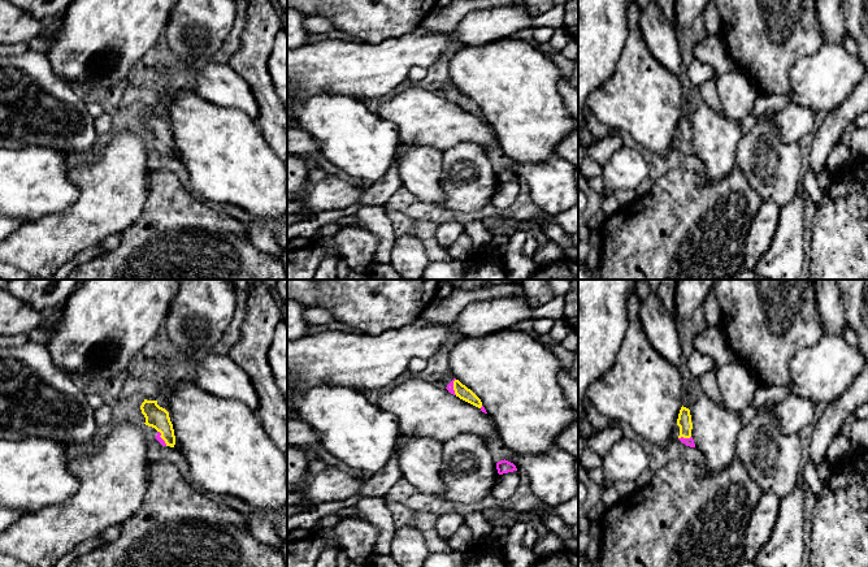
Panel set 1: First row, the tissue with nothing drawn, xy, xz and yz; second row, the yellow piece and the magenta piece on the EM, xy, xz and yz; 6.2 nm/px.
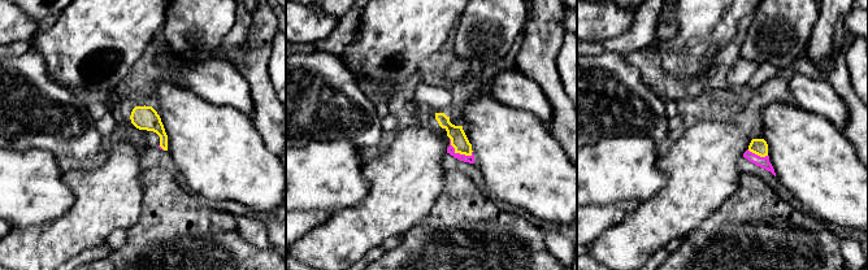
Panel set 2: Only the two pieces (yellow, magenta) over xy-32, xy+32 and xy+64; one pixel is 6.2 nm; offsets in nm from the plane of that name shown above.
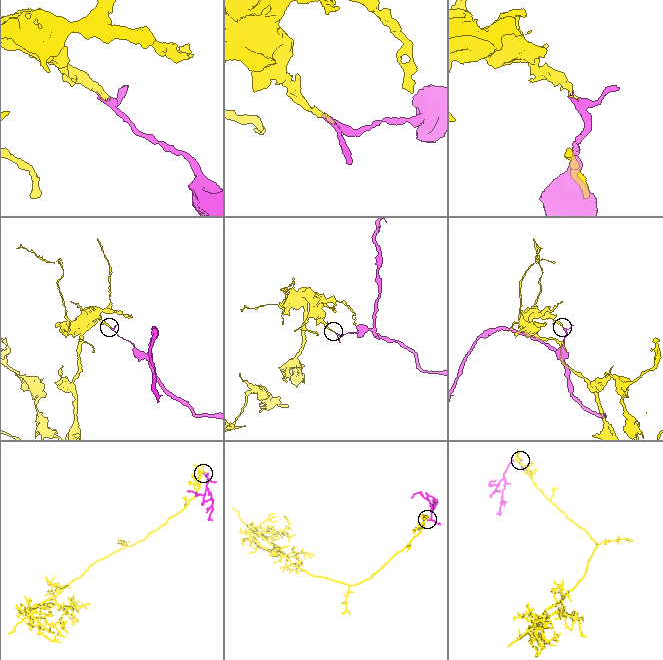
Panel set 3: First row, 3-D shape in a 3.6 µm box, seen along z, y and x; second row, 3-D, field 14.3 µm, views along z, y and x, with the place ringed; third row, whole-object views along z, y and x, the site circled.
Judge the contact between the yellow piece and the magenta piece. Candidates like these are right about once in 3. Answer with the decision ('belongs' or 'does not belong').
does not belong

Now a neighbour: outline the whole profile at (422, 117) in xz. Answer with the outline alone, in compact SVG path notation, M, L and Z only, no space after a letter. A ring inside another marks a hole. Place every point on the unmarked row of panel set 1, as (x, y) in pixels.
M412 87L395 95L378 114L396 125L402 144L430 146L442 152L463 143L499 146L481 117L425 88Z

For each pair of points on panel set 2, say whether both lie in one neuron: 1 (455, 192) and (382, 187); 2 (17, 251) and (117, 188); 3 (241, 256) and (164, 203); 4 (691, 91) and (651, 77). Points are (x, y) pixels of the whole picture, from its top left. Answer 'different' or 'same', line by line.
1: different
2: same
3: same
4: same

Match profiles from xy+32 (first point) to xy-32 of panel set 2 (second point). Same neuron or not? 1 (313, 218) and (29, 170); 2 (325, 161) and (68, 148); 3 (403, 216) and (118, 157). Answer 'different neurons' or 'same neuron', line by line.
1: same neuron
2: different neurons
3: same neuron

